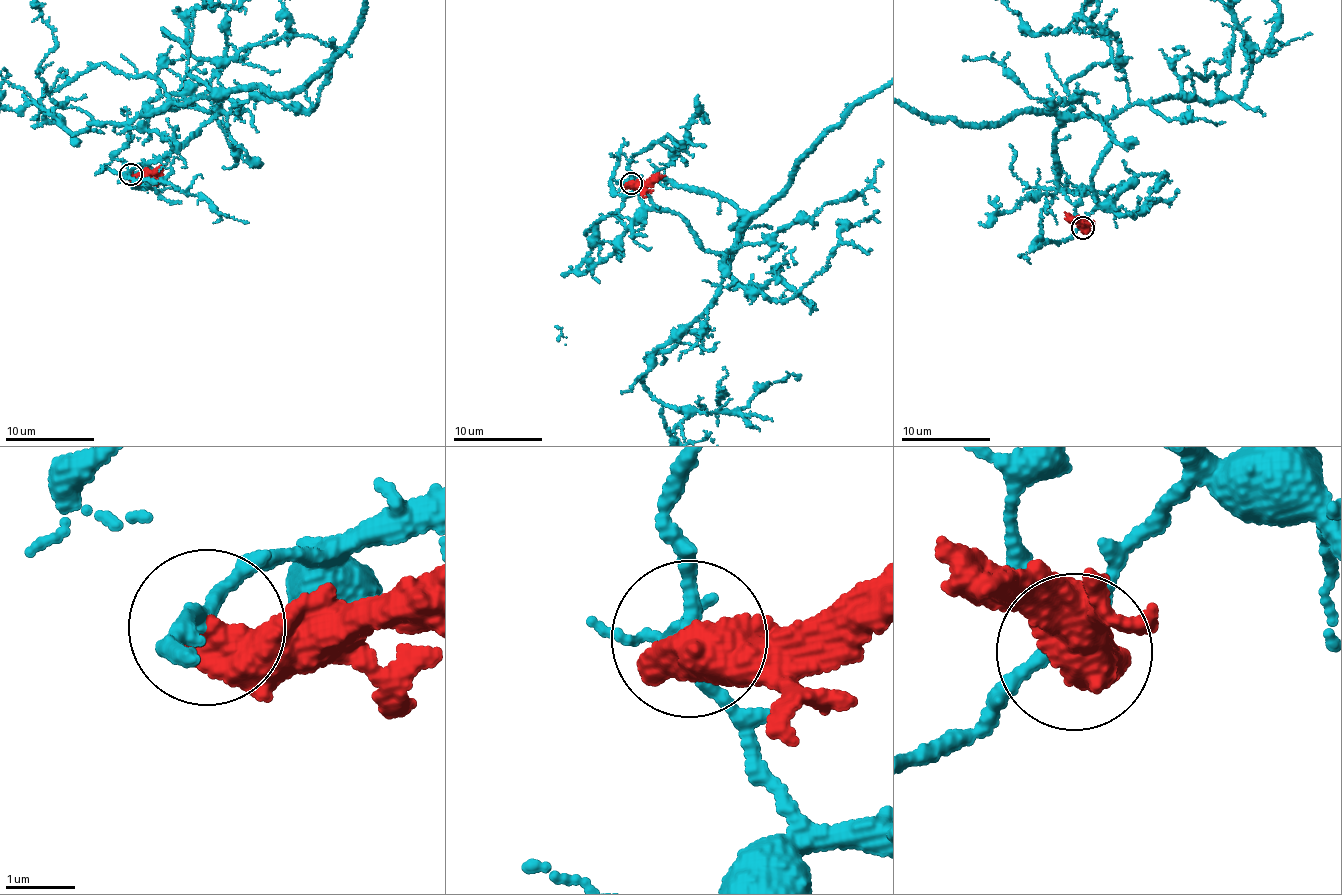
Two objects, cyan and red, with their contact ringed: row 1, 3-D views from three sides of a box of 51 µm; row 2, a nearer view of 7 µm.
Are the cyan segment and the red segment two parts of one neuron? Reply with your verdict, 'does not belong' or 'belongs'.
does not belong

